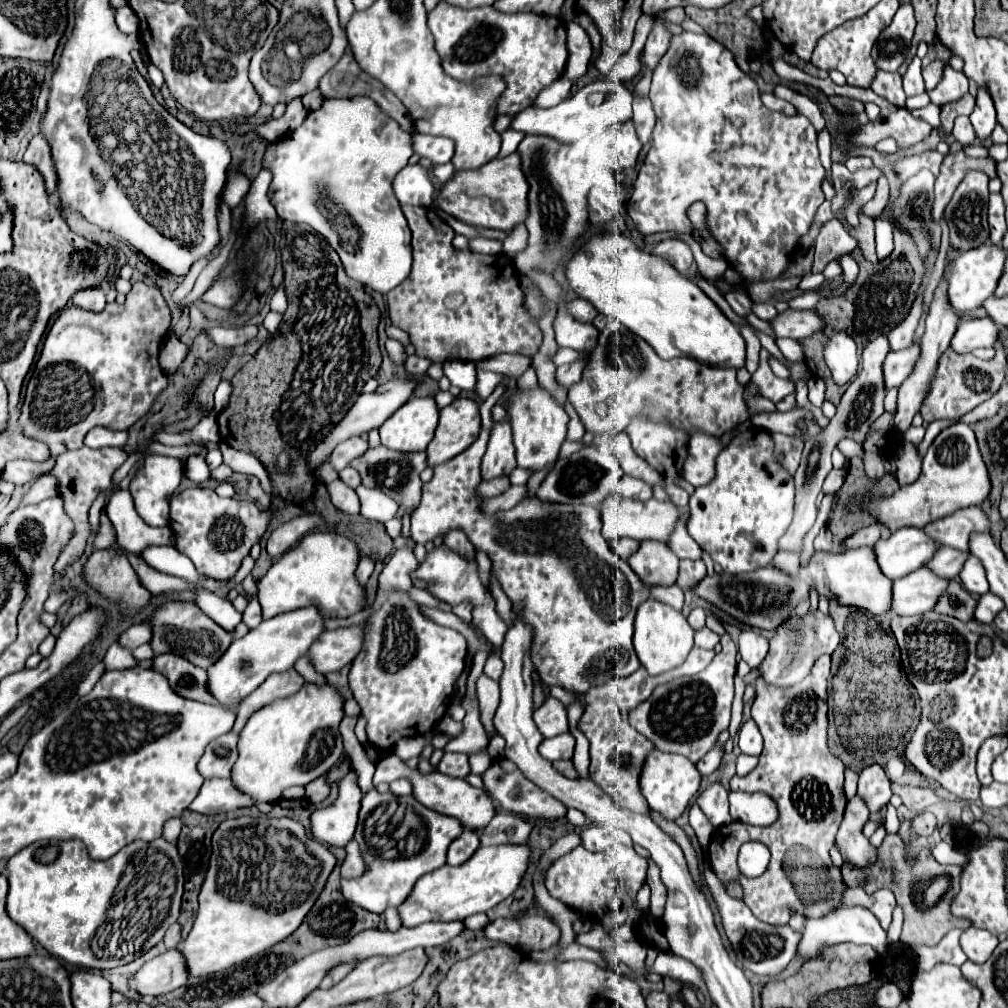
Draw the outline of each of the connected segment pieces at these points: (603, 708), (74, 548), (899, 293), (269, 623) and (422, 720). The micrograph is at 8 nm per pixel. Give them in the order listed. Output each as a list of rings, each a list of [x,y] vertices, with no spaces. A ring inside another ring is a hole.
[[[695,647],[689,653],[687,661],[669,673],[651,677],[643,667],[639,667],[633,675],[623,677],[623,679],[613,679],[601,687],[593,687],[585,695],[587,707],[585,707],[585,713],[579,721],[579,729],[591,741],[589,777],[593,781],[597,781],[597,785],[601,785],[601,789],[607,795],[611,795],[617,805],[621,805],[621,807],[647,807],[647,811],[649,811],[649,805],[639,791],[639,771],[641,771],[641,763],[645,761],[647,753],[653,749],[653,743],[649,739],[641,737],[641,733],[637,733],[633,727],[629,727],[629,723],[625,721],[627,711],[635,709],[641,701],[645,701],[659,683],[671,681],[681,675],[695,675],[701,671],[701,667],[707,667],[713,657],[715,657],[713,651],[705,651],[705,649]]]
[[[81,447],[77,451],[67,451],[63,455],[57,457],[55,461],[55,467],[51,469],[51,475],[57,477],[59,481],[59,489],[61,489],[61,497],[65,501],[65,511],[67,515],[75,521],[75,537],[69,541],[69,545],[63,549],[63,553],[59,555],[57,563],[55,563],[55,571],[61,573],[63,569],[67,569],[69,565],[73,565],[75,561],[81,559],[83,551],[85,551],[85,543],[87,543],[87,537],[91,535],[89,531],[89,507],[91,503],[101,495],[101,493],[111,493],[115,489],[115,483],[113,483],[113,473],[125,463],[127,455],[123,451],[117,451],[117,449],[109,449],[103,447],[103,449],[89,449],[89,447]]]
[[[899,225],[895,227],[895,249],[887,259],[873,265],[865,257],[861,257],[859,249],[855,249],[851,255],[859,265],[857,281],[843,297],[821,301],[817,305],[817,311],[823,313],[829,331],[845,331],[859,343],[859,347],[865,347],[869,341],[873,341],[881,333],[889,333],[897,323],[903,321],[921,283],[923,263],[917,253],[913,235]]]
[[[303,607],[291,613],[277,615],[273,619],[261,621],[259,627],[251,629],[245,637],[235,639],[229,649],[207,669],[207,689],[209,693],[229,709],[237,709],[237,705],[253,693],[271,673],[287,671],[295,665],[295,661],[309,651],[309,645],[321,635],[323,617],[315,607]]]
[[[395,591],[389,601],[367,621],[367,641],[363,653],[353,661],[349,671],[349,687],[353,691],[355,701],[361,707],[363,717],[367,719],[367,741],[381,751],[383,755],[393,751],[393,745],[401,737],[417,737],[425,735],[433,729],[433,725],[445,715],[453,695],[455,683],[465,669],[467,659],[467,641],[455,629],[437,625],[425,619],[419,613],[417,603],[401,591]]]

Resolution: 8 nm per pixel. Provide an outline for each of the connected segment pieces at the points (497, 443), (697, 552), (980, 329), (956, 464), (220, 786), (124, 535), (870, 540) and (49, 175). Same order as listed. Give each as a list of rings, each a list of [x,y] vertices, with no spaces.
[[[509,419],[497,423],[491,431],[487,453],[483,457],[481,465],[481,477],[483,481],[491,481],[497,477],[511,477],[515,463],[515,449],[513,449],[513,431],[509,429]]]
[[[687,511],[683,513],[681,521],[677,523],[677,529],[673,531],[673,535],[669,537],[667,543],[669,543],[669,547],[673,549],[673,553],[675,553],[679,559],[691,559],[691,561],[701,559],[703,549],[699,549],[699,545],[697,545],[697,543],[693,541],[693,537],[687,533],[685,523],[687,523]]]
[[[989,317],[963,319],[957,327],[955,337],[951,339],[951,347],[957,353],[971,353],[977,347],[993,347],[997,341],[999,325],[989,321]]]
[[[955,423],[951,429],[943,429],[923,457],[923,471],[913,485],[899,487],[891,497],[865,503],[869,511],[877,513],[881,523],[887,523],[893,531],[901,527],[925,527],[929,521],[937,521],[957,509],[981,505],[991,493],[989,471],[981,457],[977,437],[965,423]]]
[[[207,779],[191,803],[191,809],[197,813],[213,815],[213,813],[225,813],[239,807],[255,805],[255,801],[241,791],[235,789],[231,779]]]
[[[115,489],[105,513],[115,527],[117,545],[125,553],[141,553],[149,545],[174,545],[176,542],[169,526],[149,527],[141,521],[133,507],[133,497],[125,489]]]
[[[869,525],[861,531],[857,531],[853,537],[845,539],[843,543],[849,547],[849,549],[855,549],[855,547],[863,547],[863,545],[873,545],[875,541],[879,539],[879,525]]]
[[[39,133],[31,139],[25,155],[23,155],[25,163],[33,163],[45,177],[45,185],[49,189],[49,193],[55,197],[57,195],[57,171],[53,169],[53,155],[49,149],[49,143],[45,141],[45,137]]]

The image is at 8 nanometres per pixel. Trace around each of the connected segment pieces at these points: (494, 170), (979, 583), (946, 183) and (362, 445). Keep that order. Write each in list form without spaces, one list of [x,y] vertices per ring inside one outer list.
[[[513,153],[505,159],[489,161],[487,165],[473,169],[473,171],[457,171],[451,181],[447,181],[437,197],[437,207],[445,213],[457,217],[459,221],[465,221],[469,225],[489,227],[489,229],[501,229],[505,233],[511,233],[517,225],[525,223],[525,217],[529,215],[529,181],[521,169],[521,155]]]
[[[969,557],[963,571],[959,573],[959,579],[961,583],[965,585],[965,589],[969,593],[977,593],[977,595],[983,595],[989,591],[989,581],[985,577],[985,567],[981,565],[981,561],[977,561],[977,557]]]
[[[963,151],[957,155],[947,155],[941,163],[941,173],[935,181],[935,203],[933,203],[933,221],[941,219],[943,209],[953,197],[955,187],[961,183],[967,169],[981,169],[989,177],[995,177],[995,161],[993,159],[967,159]]]
[[[363,437],[347,439],[347,441],[343,441],[341,445],[335,447],[335,451],[333,451],[331,457],[329,457],[329,463],[333,465],[335,471],[341,471],[341,469],[345,469],[353,459],[365,455],[367,449],[369,449],[367,439],[363,439]]]

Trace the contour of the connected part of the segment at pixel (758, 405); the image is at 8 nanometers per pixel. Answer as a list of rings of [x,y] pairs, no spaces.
[[[745,395],[745,403],[747,403],[747,409],[749,409],[749,417],[753,417],[755,413],[771,413],[775,411],[775,403],[765,399],[765,397],[759,397],[759,395]]]

